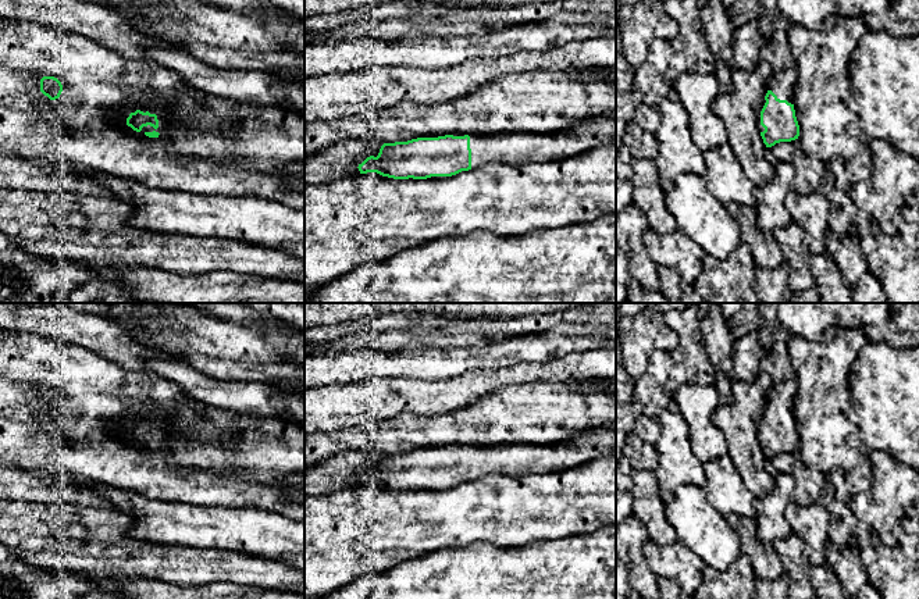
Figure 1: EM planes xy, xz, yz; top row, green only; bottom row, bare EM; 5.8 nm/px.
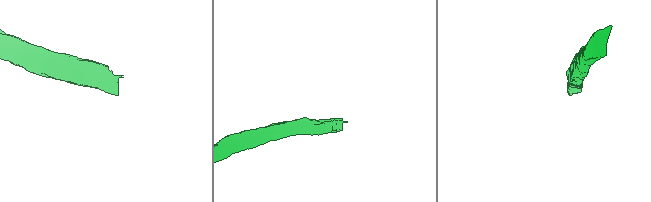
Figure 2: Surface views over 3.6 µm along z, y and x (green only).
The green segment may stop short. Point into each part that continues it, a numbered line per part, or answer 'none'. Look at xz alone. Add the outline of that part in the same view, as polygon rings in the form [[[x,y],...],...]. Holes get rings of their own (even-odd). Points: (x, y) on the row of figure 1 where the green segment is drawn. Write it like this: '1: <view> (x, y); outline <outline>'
1: xz (519, 148); outline [[[580,122],[566,131],[470,136],[471,170],[484,164],[526,164],[567,158],[616,142],[616,122]]]

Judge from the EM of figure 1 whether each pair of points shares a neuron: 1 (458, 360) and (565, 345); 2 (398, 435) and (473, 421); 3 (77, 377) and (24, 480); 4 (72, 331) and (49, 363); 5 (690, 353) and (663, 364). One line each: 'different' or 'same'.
1: same
2: same
3: different
4: different
5: different

